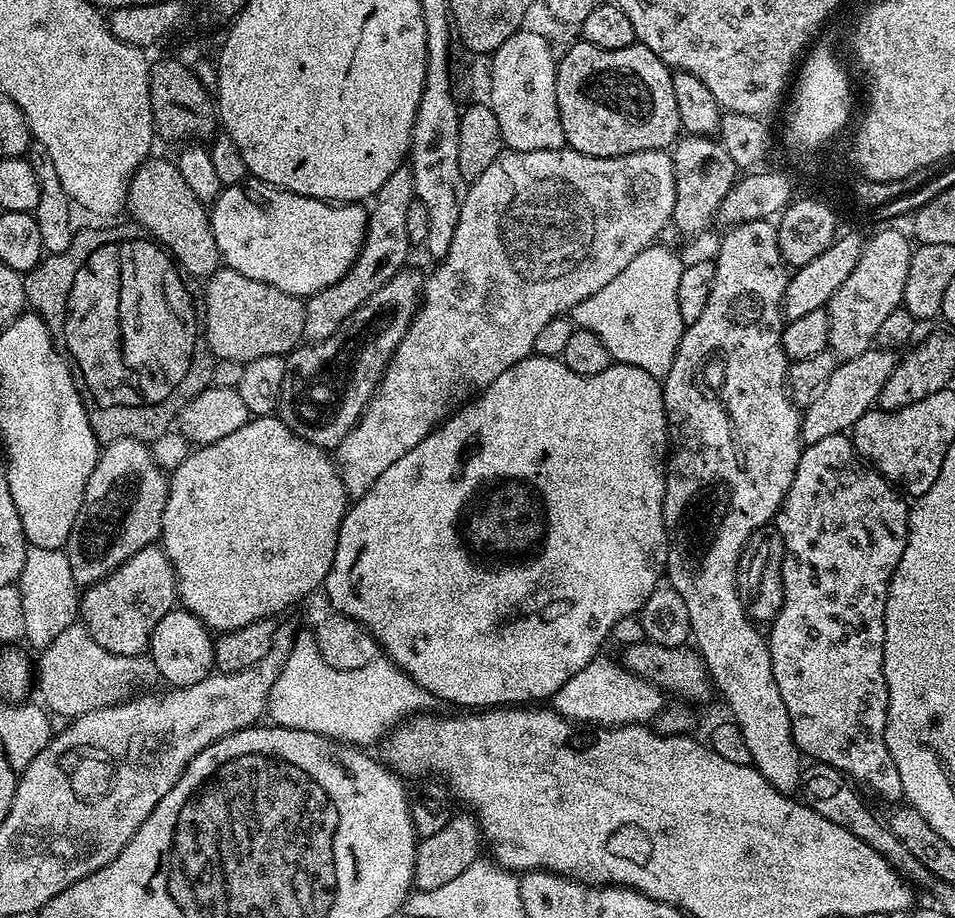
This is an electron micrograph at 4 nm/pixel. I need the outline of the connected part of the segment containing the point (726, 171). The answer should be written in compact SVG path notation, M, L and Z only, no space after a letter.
M685 135L670 152L674 162L676 197L672 224L684 236L700 236L717 219L726 194L738 179L738 169L719 139Z

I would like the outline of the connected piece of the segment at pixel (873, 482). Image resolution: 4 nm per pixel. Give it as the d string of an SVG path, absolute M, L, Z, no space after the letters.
M843 432L830 434L830 438L818 438L818 442L807 445L800 453L798 470L794 472L794 482L790 482L790 490L774 517L775 528L781 532L784 543L784 560L780 568L784 597L780 612L770 621L772 629L766 632L774 682L778 682L778 694L782 694L782 702L786 702L786 714L790 714L792 737L800 747L801 753L809 761L828 764L831 768L838 769L855 781L861 789L869 788L874 795L881 796L884 800L896 800L892 802L903 801L904 791L902 778L898 775L898 766L894 766L894 758L890 758L890 750L886 750L884 741L888 713L888 687L884 673L884 611L892 575L902 558L902 550L906 550L909 511L909 501L888 483L882 473L866 463L864 457L852 445L851 435Z

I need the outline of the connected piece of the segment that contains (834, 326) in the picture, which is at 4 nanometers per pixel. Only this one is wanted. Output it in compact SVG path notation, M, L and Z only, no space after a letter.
M884 226L881 232L870 235L864 241L864 249L858 258L858 266L850 270L850 278L838 286L838 290L826 305L830 318L828 348L840 360L849 360L873 347L878 326L895 308L901 307L906 290L906 274L910 274L910 258L913 241L904 236L896 226Z

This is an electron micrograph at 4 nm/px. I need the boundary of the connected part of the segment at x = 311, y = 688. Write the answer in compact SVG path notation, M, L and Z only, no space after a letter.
M300 630L282 674L278 674L274 690L270 690L266 716L273 725L282 728L306 730L353 746L369 746L375 740L383 741L393 728L413 714L427 713L431 704L434 697L391 660L377 658L370 666L358 670L334 670L318 654L315 631Z

